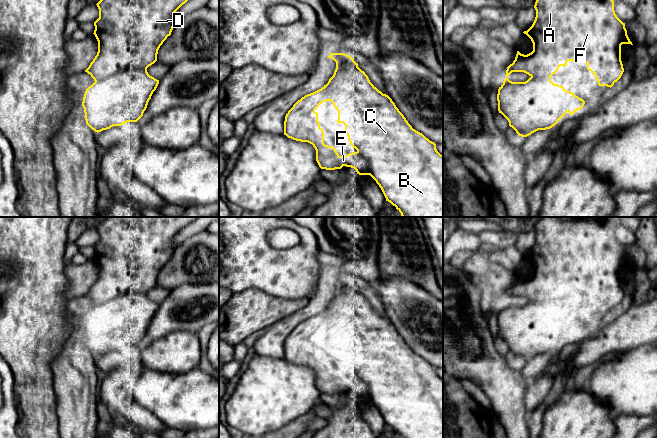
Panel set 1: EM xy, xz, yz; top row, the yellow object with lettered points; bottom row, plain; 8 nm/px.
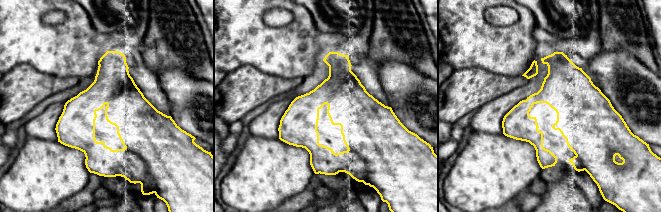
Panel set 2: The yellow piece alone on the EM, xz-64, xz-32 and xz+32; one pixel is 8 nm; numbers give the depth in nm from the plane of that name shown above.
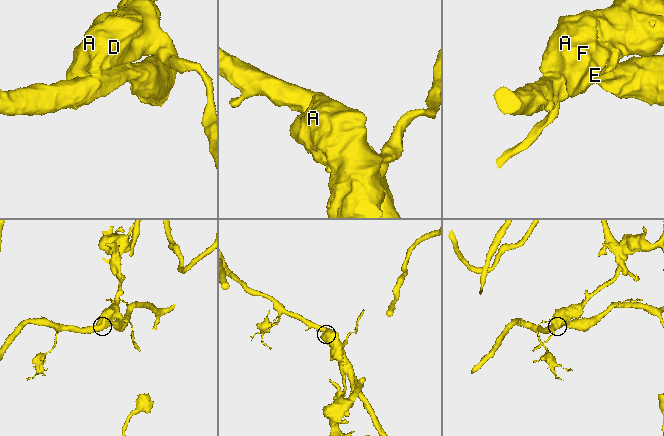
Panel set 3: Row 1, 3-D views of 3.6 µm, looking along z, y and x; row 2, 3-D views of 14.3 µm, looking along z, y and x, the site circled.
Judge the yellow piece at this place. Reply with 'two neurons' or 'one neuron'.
two neurons

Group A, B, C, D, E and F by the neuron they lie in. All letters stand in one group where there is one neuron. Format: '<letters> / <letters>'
A D E F / B C

